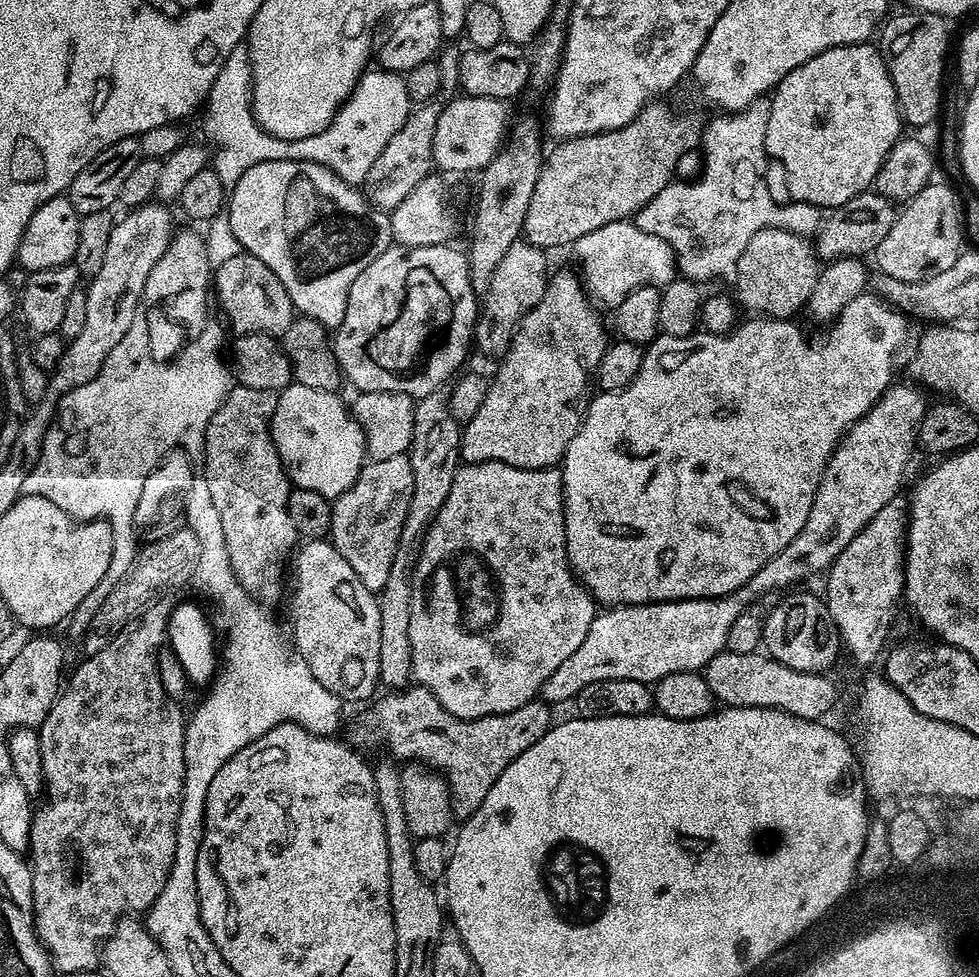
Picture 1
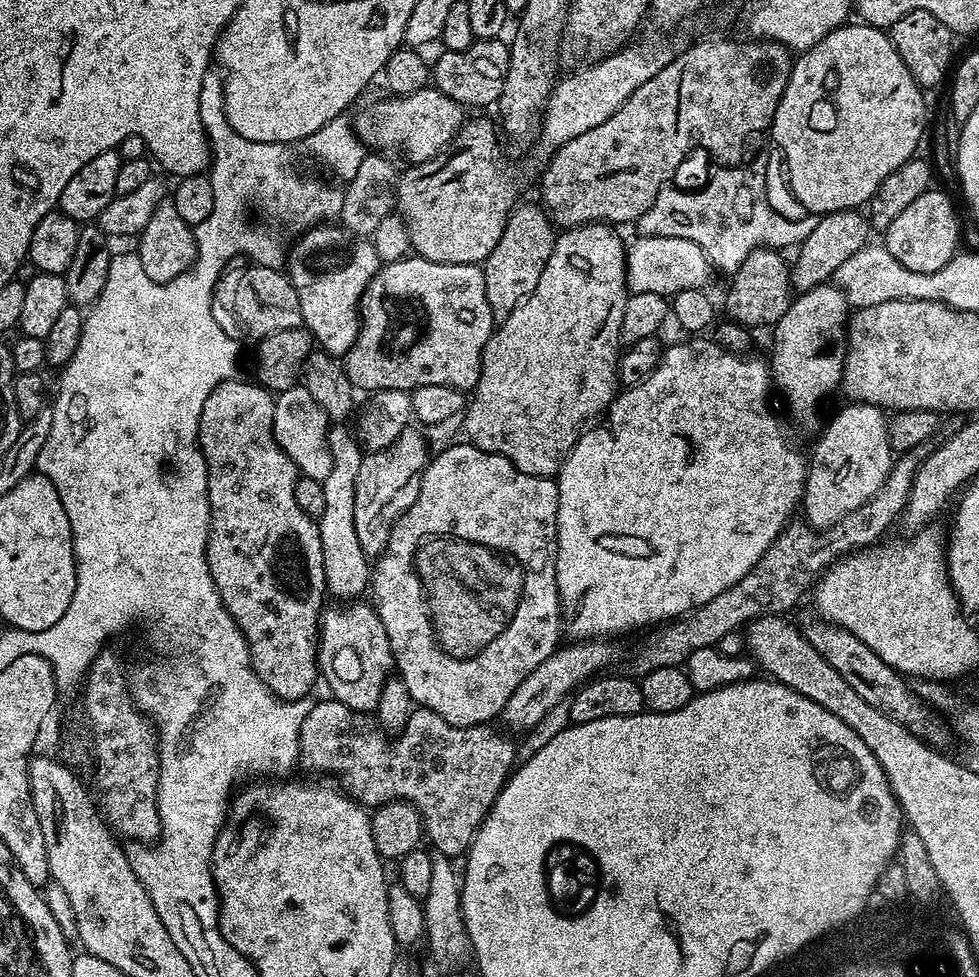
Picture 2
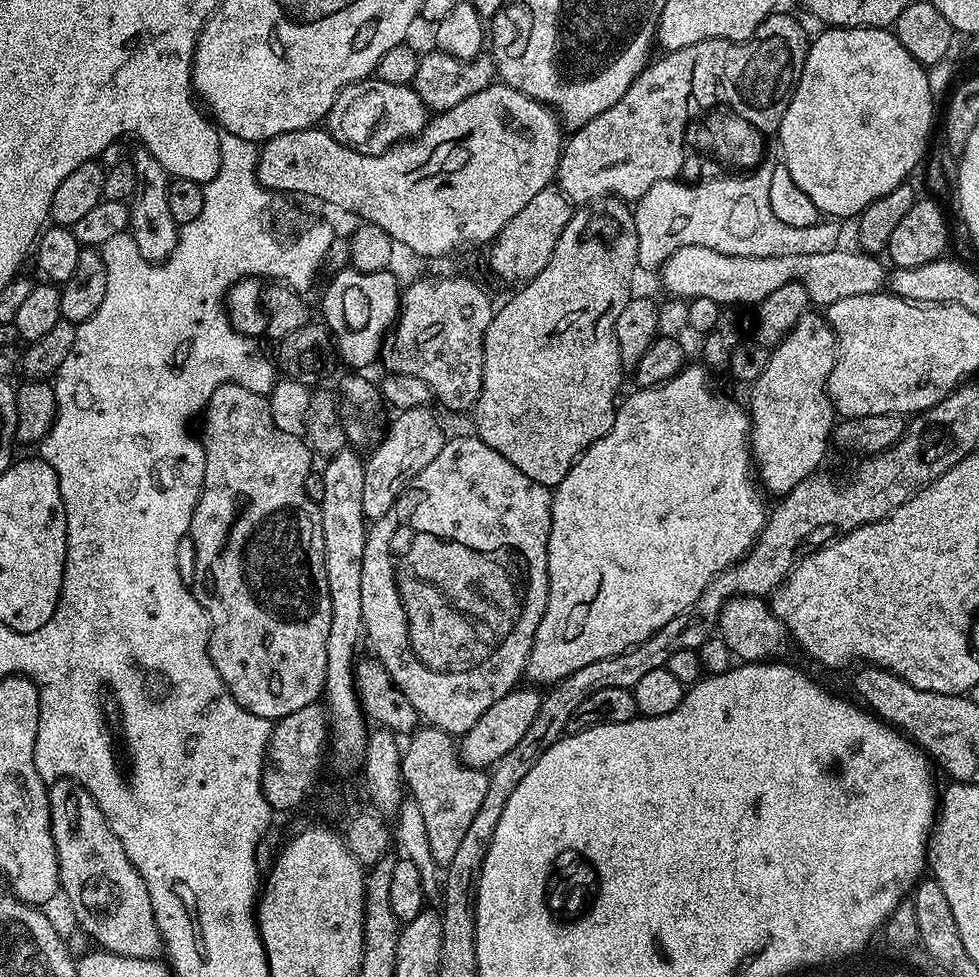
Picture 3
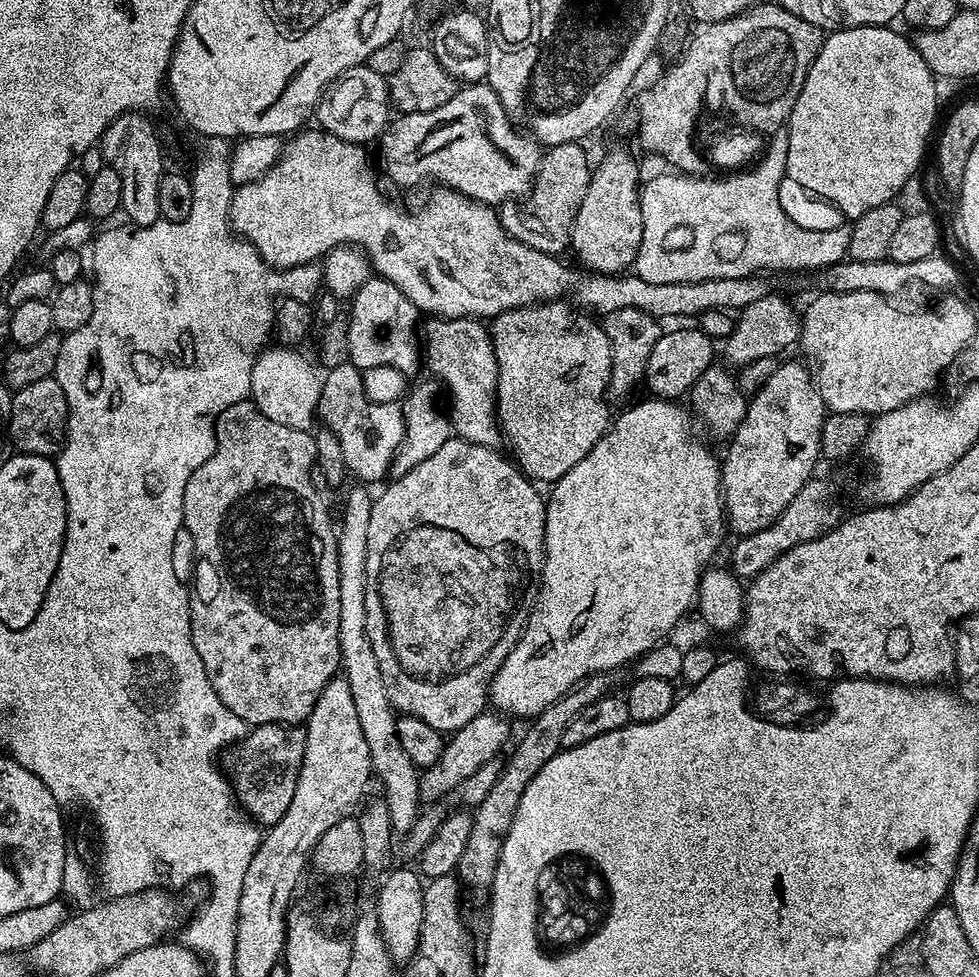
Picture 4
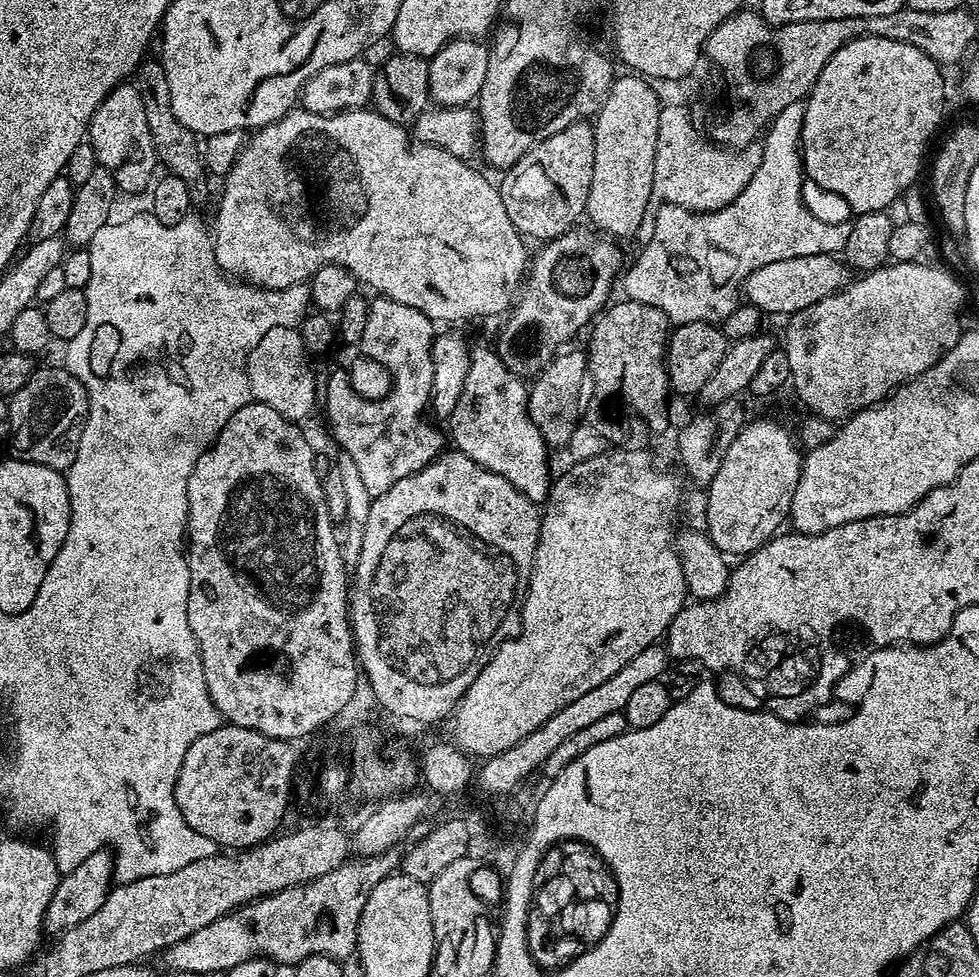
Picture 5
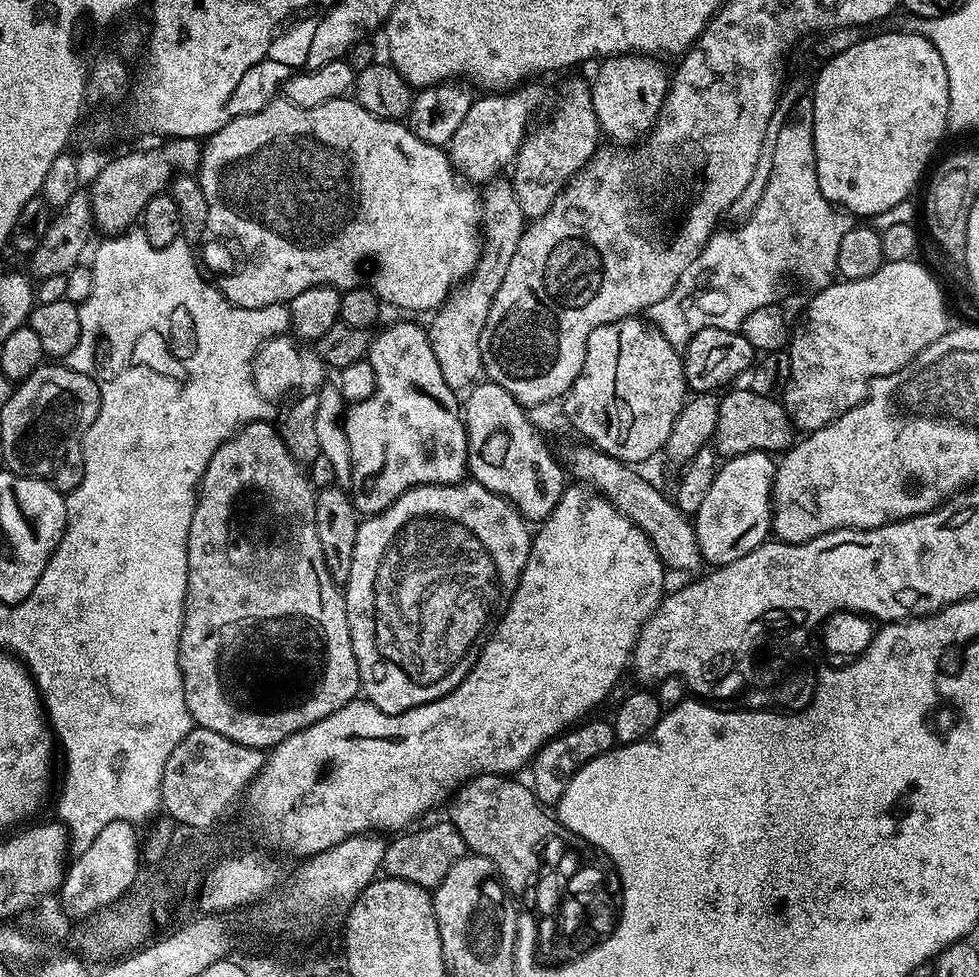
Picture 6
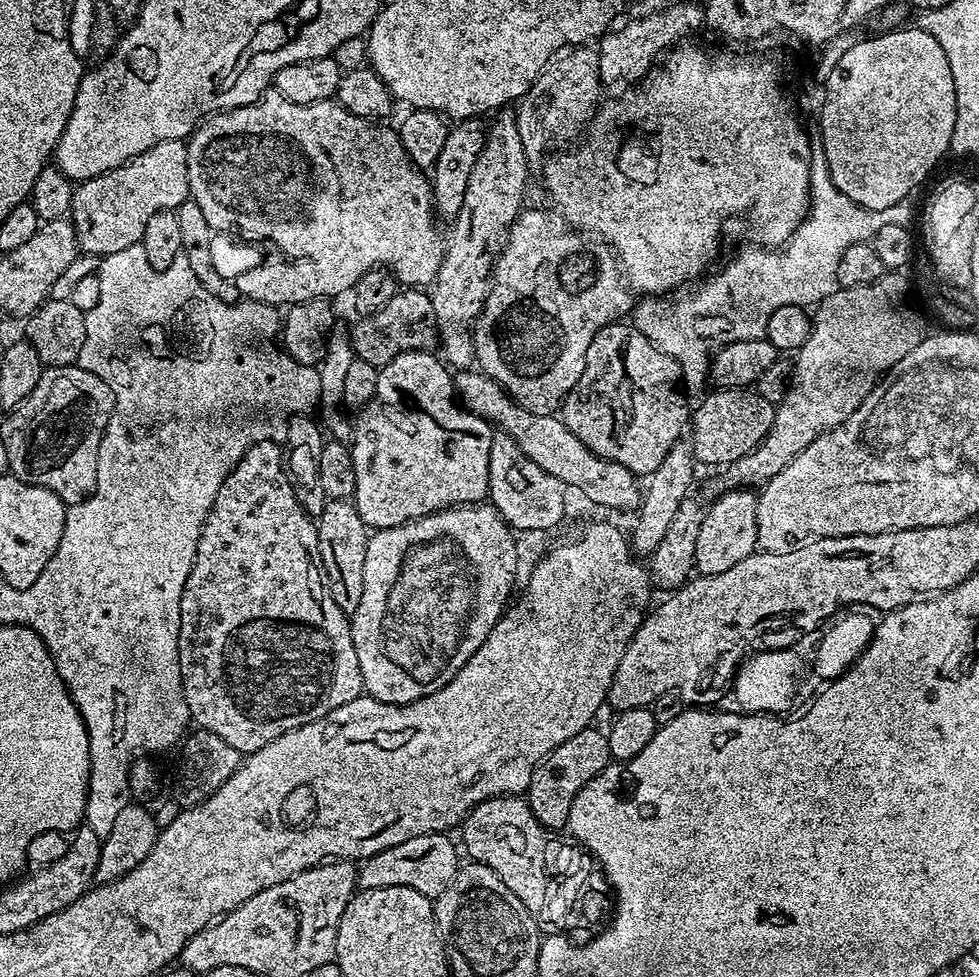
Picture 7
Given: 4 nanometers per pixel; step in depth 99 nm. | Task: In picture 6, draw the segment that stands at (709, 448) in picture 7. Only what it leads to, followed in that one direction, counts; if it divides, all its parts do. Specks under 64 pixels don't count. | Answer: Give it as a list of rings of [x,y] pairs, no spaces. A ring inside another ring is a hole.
[[[747,386],[720,396],[714,447],[721,457],[741,456],[747,452],[783,454],[796,443],[798,429],[779,399],[754,394]]]

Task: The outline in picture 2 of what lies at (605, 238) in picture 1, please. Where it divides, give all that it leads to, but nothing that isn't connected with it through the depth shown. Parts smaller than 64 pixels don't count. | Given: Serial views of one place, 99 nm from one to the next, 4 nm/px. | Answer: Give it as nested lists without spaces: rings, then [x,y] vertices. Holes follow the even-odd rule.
[[[645,236],[626,248],[624,262],[624,279],[629,293],[641,292],[642,294],[658,294],[665,298],[671,298],[682,290],[691,288],[704,288],[707,280],[712,276],[713,261],[697,244],[686,238],[674,238],[673,236]]]

